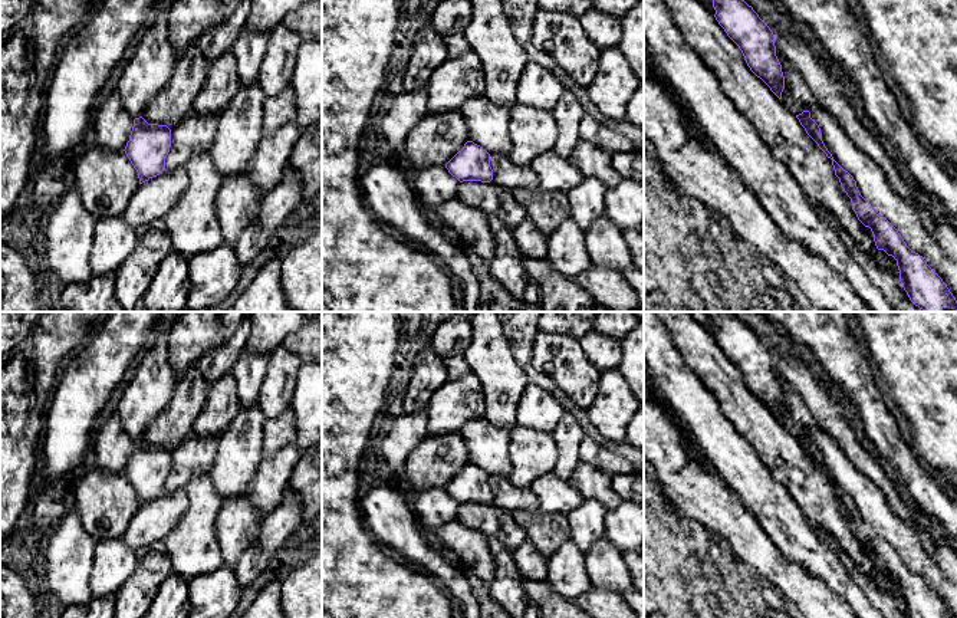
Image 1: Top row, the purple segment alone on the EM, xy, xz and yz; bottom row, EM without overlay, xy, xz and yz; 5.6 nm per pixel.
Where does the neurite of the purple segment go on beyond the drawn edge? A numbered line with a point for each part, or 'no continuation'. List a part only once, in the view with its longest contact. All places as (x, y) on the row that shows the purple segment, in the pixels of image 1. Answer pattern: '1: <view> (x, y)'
no continuation

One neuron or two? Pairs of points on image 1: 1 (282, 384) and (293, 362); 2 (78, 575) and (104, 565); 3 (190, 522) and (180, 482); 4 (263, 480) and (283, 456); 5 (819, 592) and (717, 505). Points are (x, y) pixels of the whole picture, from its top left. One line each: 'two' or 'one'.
1: one
2: two
3: two
4: one
5: one

